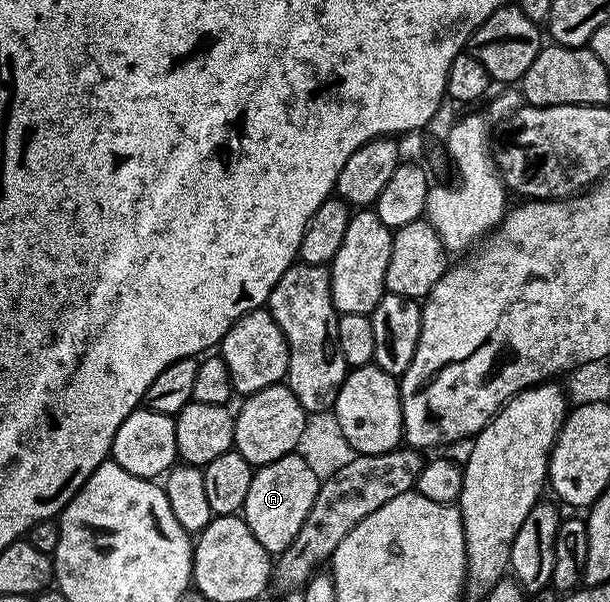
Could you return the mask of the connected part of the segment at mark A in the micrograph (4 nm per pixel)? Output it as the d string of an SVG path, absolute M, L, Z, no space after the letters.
M296 453L279 457L254 470L251 489L243 508L243 518L251 533L255 533L255 541L259 541L259 545L263 545L270 556L277 557L295 541L299 529L303 529L303 523L315 504L318 486L318 475Z

